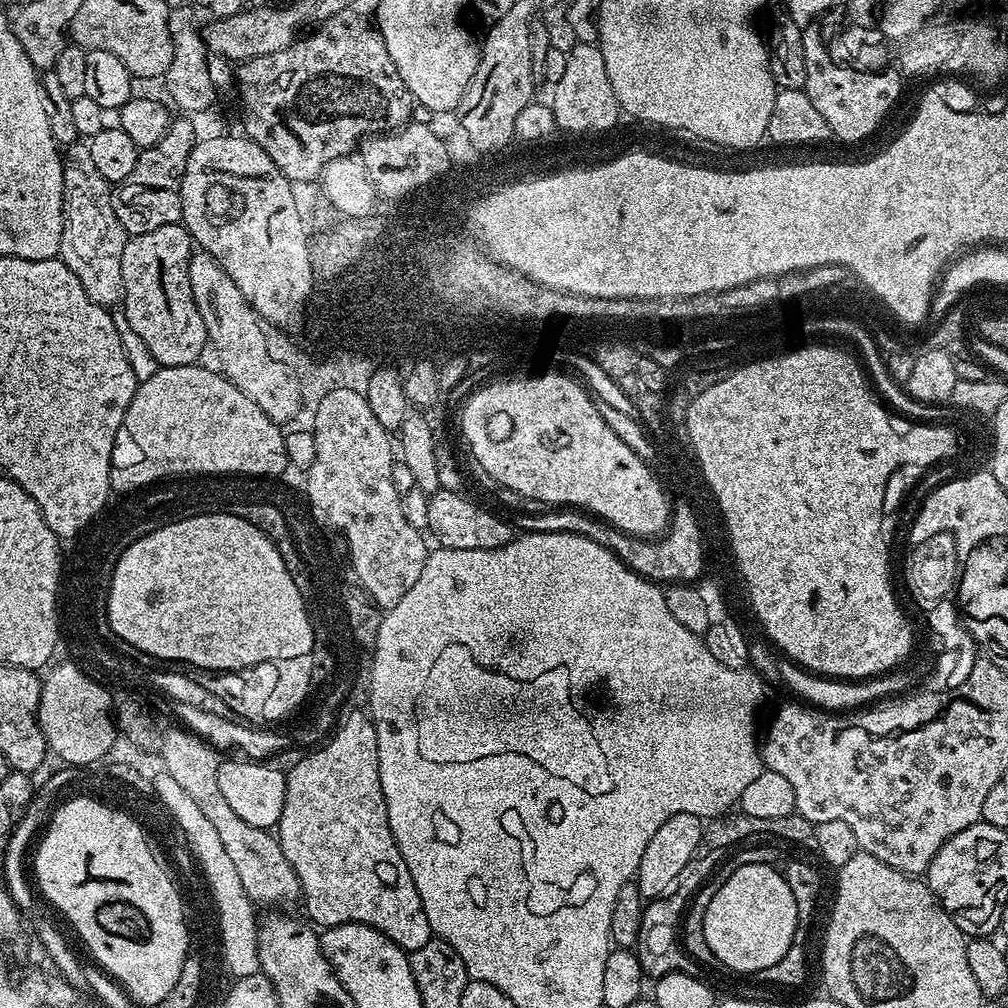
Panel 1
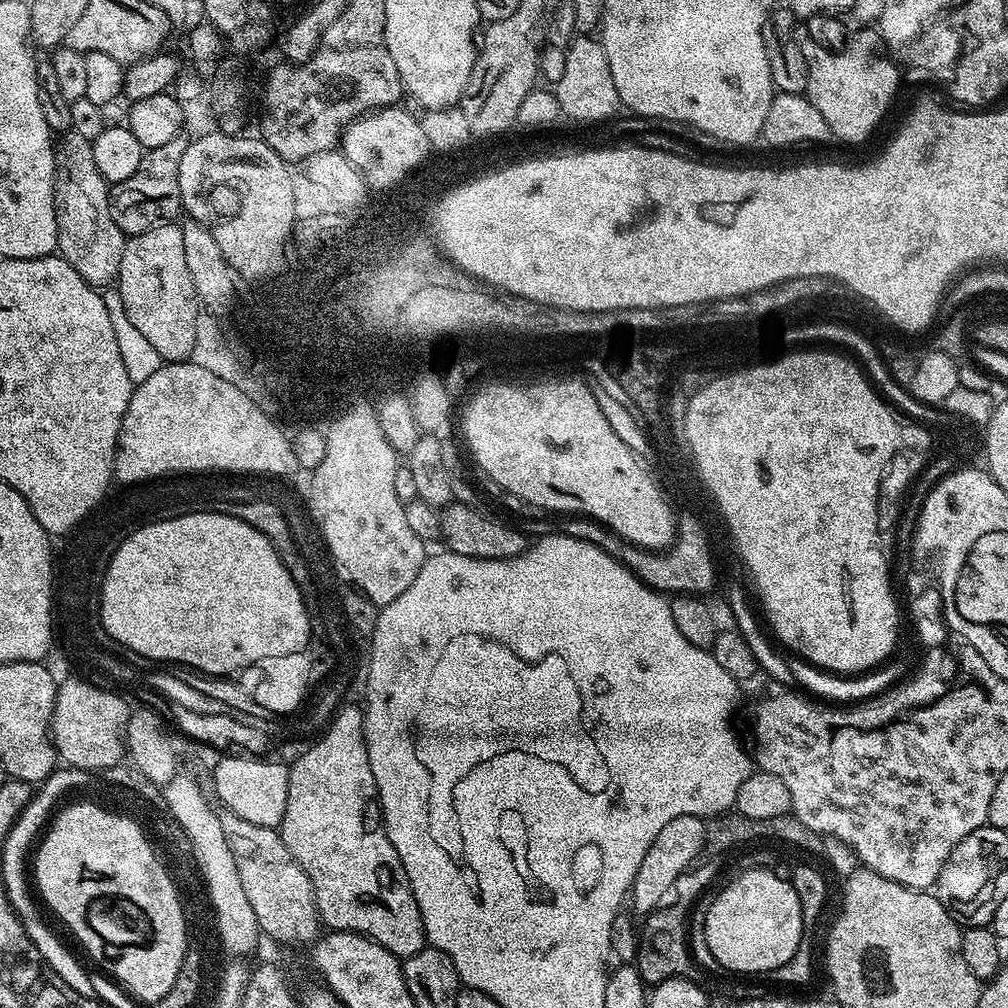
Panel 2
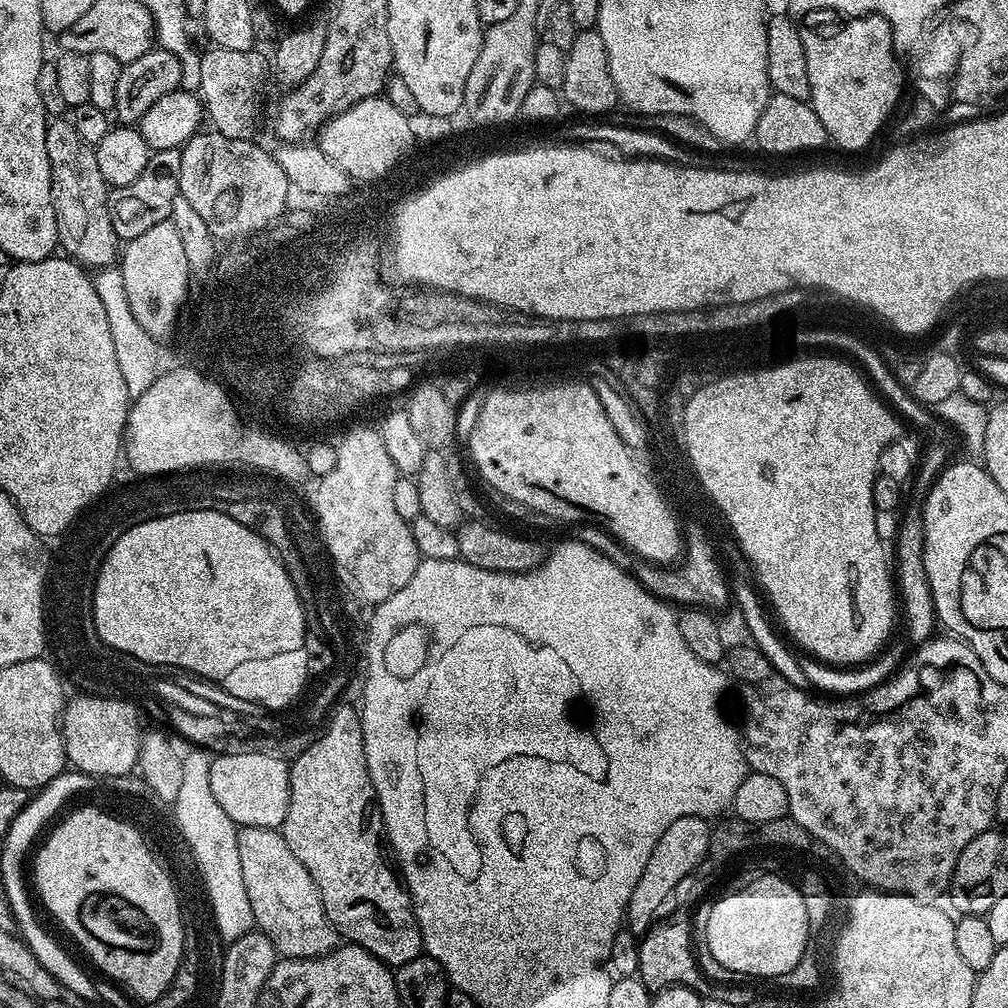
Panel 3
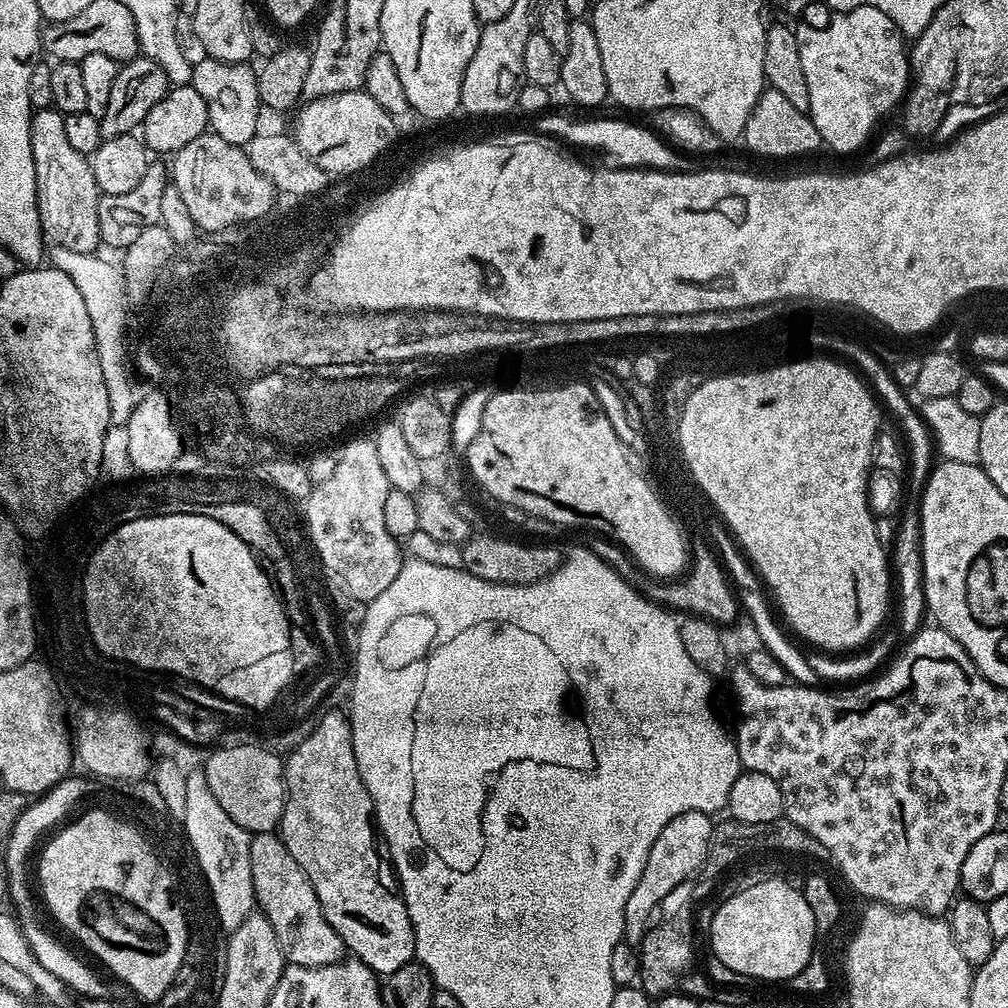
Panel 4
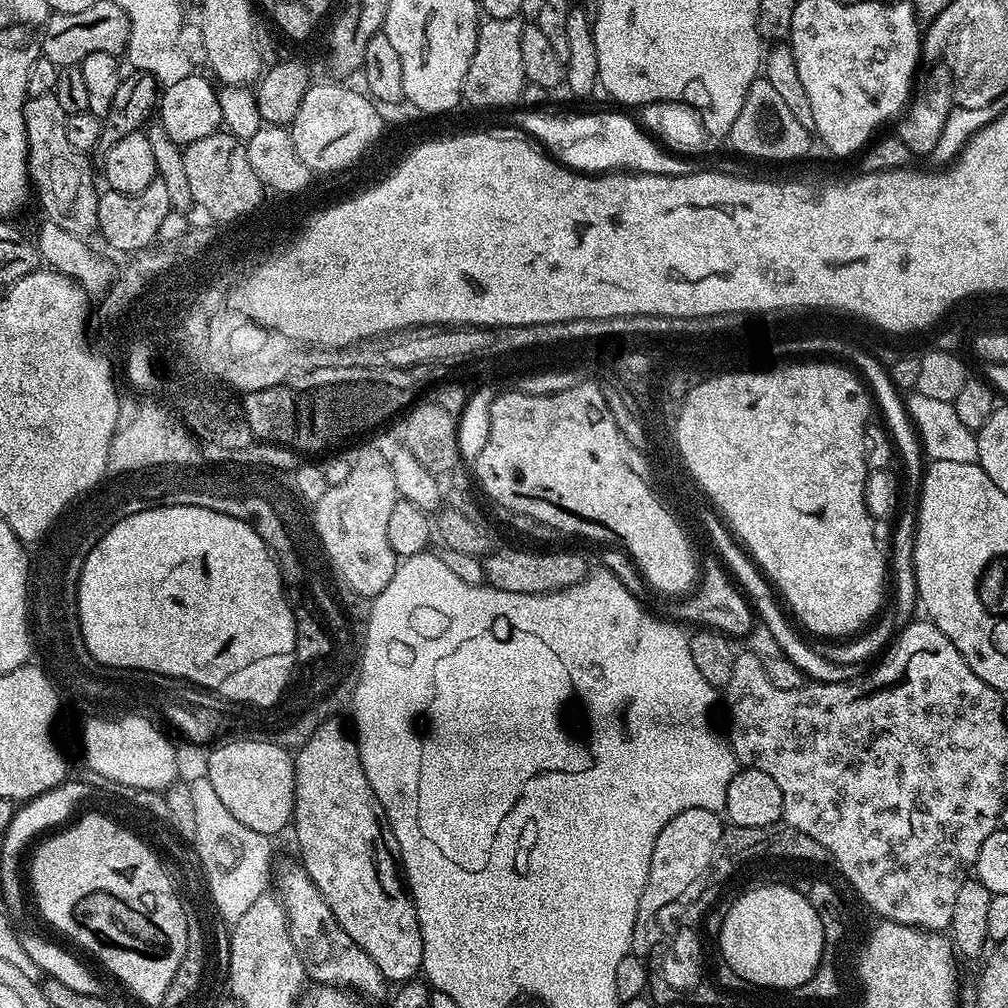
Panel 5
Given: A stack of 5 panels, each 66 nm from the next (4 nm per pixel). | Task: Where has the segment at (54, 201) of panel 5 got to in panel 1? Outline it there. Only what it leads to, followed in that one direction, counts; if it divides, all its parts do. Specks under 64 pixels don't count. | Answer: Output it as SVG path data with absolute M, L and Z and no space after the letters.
M77 142L67 145L62 159L64 161L64 225L59 259L64 261L64 265L74 274L74 278L82 282L82 290L86 290L86 294L95 304L100 304L109 310L115 309L124 298L122 250L124 243L130 237L125 232L122 222L118 222L118 214L114 214L113 185L109 184L106 178L102 178L98 170L94 170L94 162L90 158L87 143Z

